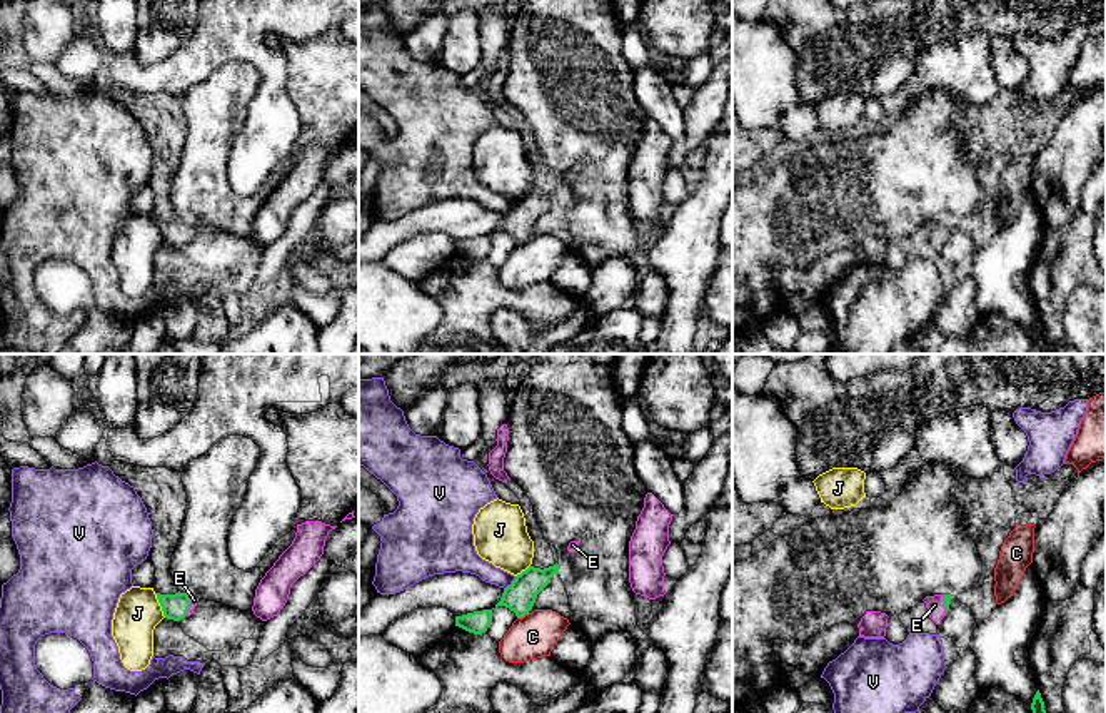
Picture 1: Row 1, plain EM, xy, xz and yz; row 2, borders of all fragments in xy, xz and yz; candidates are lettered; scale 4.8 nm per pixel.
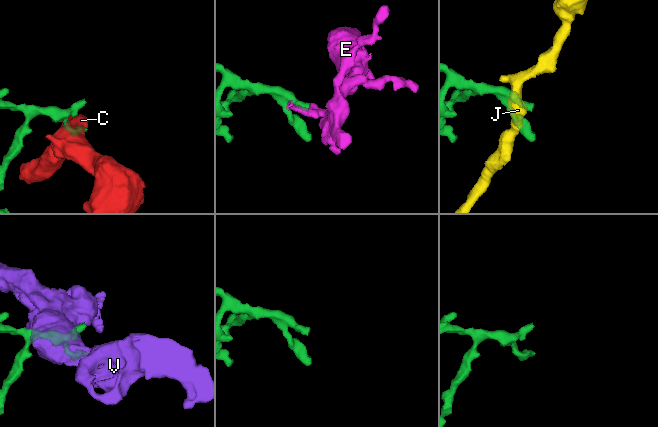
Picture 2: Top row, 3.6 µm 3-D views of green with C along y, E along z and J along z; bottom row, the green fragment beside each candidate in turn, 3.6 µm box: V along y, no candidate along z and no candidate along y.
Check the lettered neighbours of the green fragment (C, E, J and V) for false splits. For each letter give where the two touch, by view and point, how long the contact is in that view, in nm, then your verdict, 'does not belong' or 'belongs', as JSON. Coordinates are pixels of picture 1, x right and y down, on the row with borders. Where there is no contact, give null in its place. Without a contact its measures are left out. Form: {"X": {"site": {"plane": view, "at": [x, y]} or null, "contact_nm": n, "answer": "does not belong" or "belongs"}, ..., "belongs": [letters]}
{"C": {"site": {"plane": "xz", "at": [522, 616]}, "contact_nm": 70, "answer": "does not belong"}, "E": {"site": {"plane": "xy", "at": [189, 606]}, "contact_nm": 100, "answer": "belongs"}, "J": {"site": {"plane": "xy", "at": [160, 605]}, "contact_nm": 130, "answer": "does not belong"}, "V": {"site": {"plane": "xz", "at": [512, 583]}, "contact_nm": 90, "answer": "does not belong"}, "belongs": ["E"]}

